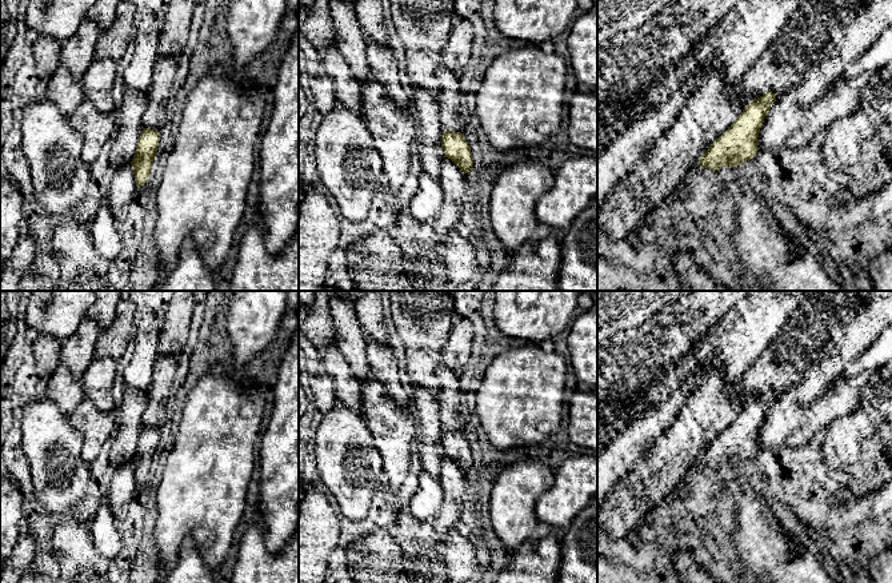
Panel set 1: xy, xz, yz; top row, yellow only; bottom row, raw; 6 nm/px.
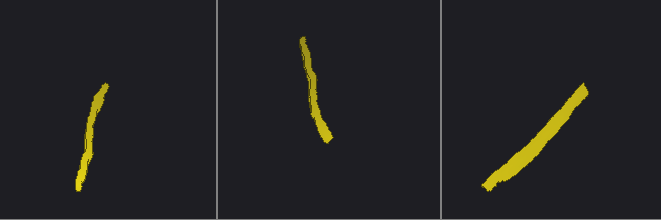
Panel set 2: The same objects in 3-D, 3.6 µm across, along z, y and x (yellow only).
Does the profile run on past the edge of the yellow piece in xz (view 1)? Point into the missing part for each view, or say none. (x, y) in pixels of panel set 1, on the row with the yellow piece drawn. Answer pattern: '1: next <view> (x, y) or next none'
1: next none

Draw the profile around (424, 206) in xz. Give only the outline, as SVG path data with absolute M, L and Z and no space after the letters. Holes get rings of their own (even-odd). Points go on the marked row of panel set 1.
M421 171L419 189L409 203L409 212L423 224L433 224L443 203L443 191L439 181Z

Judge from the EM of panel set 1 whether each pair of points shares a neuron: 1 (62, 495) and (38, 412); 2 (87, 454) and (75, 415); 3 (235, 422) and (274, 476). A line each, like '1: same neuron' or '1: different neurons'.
1: same neuron
2: same neuron
3: different neurons

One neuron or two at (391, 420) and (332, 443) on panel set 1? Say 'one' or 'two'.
two

